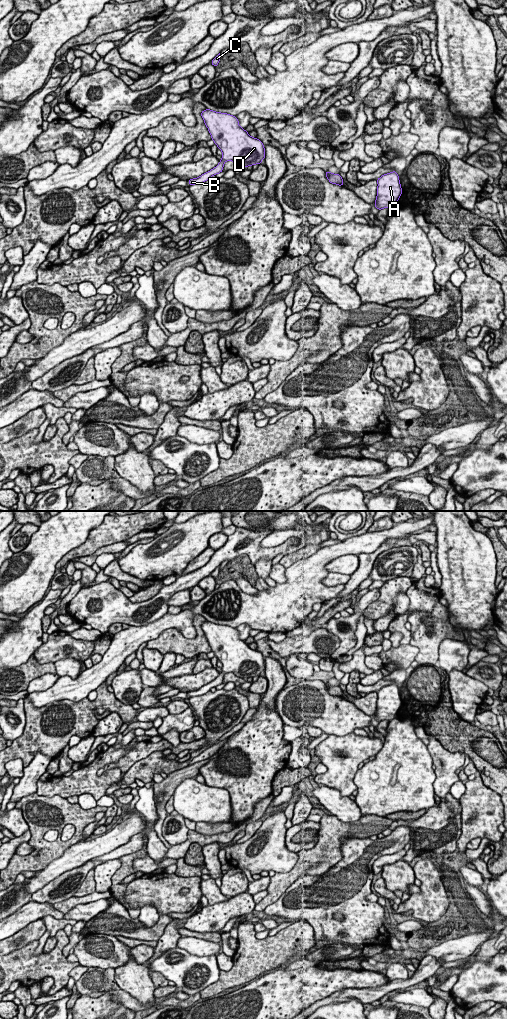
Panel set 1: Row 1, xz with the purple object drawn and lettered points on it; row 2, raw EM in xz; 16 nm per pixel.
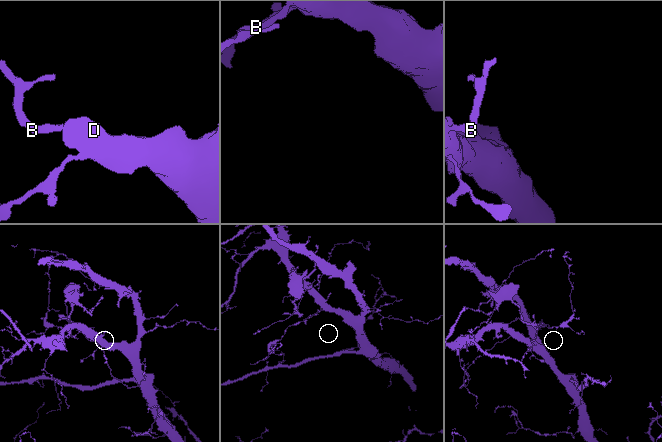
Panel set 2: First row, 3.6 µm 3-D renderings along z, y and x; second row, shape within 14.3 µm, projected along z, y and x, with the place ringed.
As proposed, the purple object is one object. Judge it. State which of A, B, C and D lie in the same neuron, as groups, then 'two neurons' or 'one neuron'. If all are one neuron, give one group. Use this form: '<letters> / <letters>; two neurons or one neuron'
A B C D; one neuron

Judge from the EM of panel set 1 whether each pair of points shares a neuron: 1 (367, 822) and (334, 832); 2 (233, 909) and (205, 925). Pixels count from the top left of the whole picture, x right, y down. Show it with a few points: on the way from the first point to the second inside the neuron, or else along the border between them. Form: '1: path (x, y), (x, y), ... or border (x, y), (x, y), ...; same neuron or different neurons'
1: path (359, 829), (342, 830); same neuron
2: path (226, 910), (212, 918); same neuron

